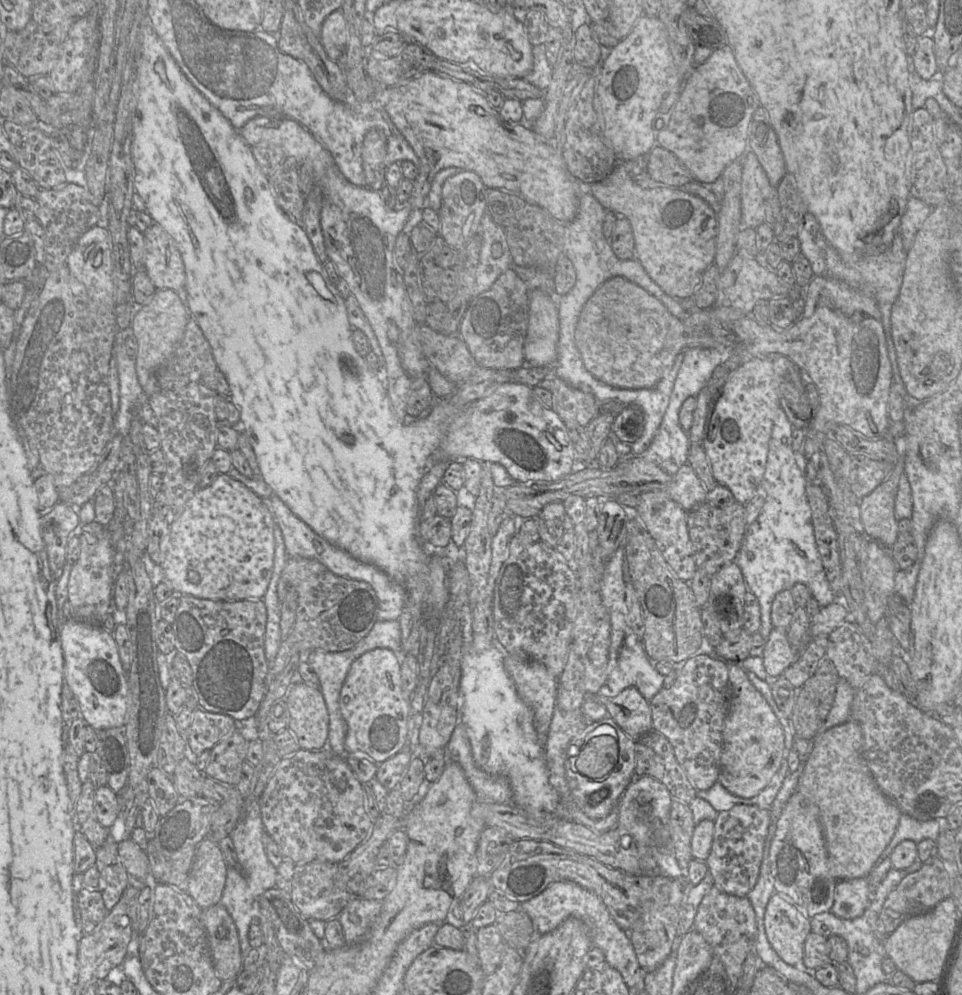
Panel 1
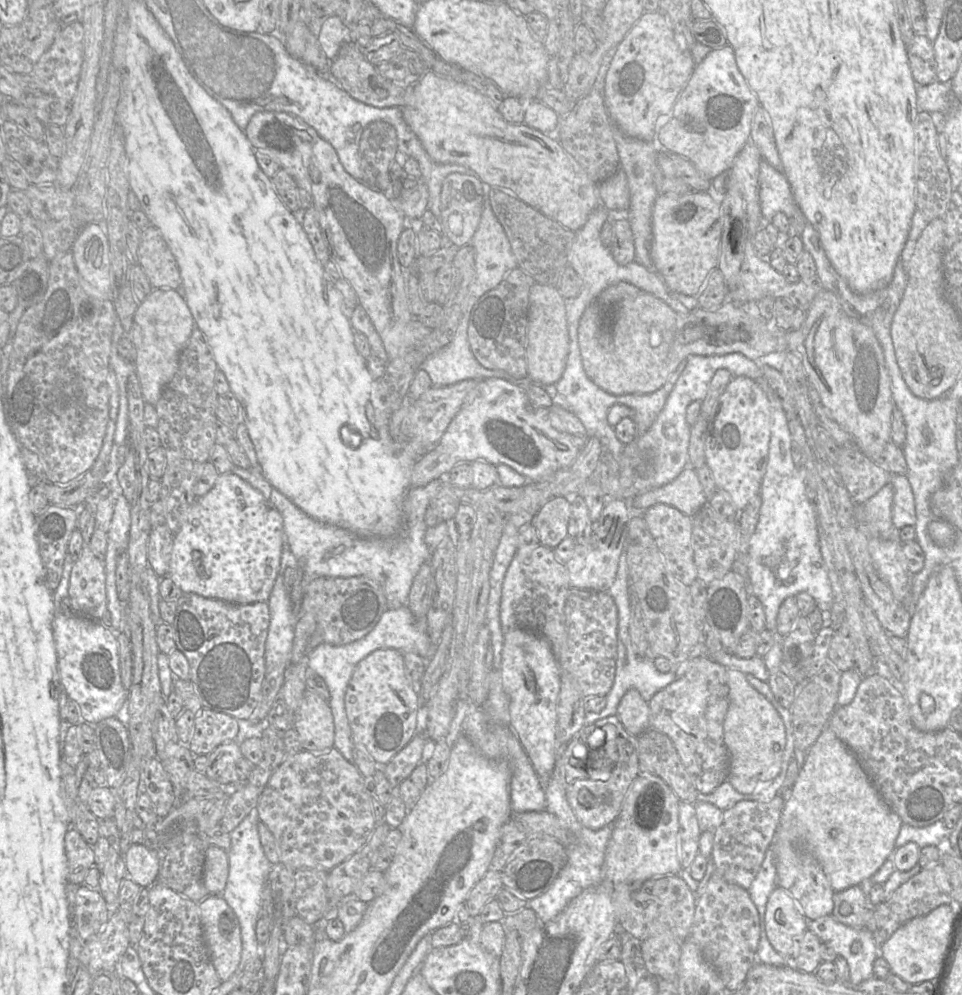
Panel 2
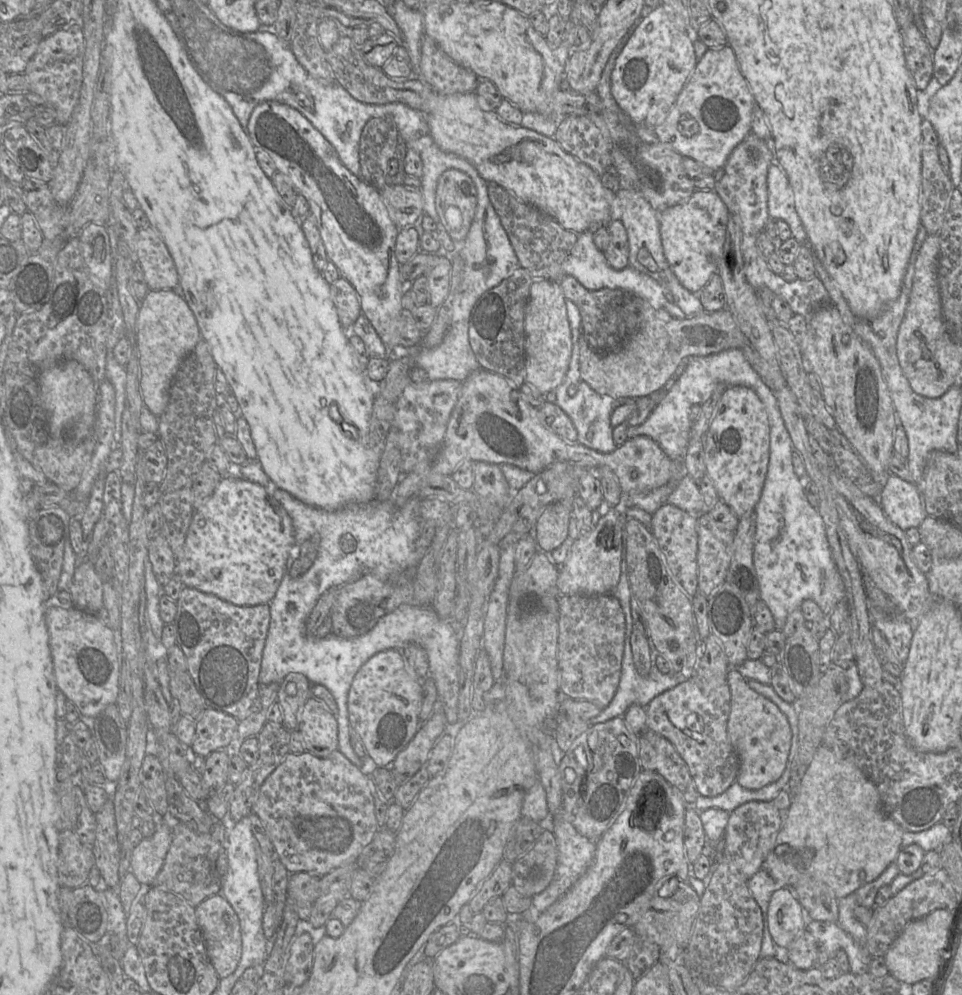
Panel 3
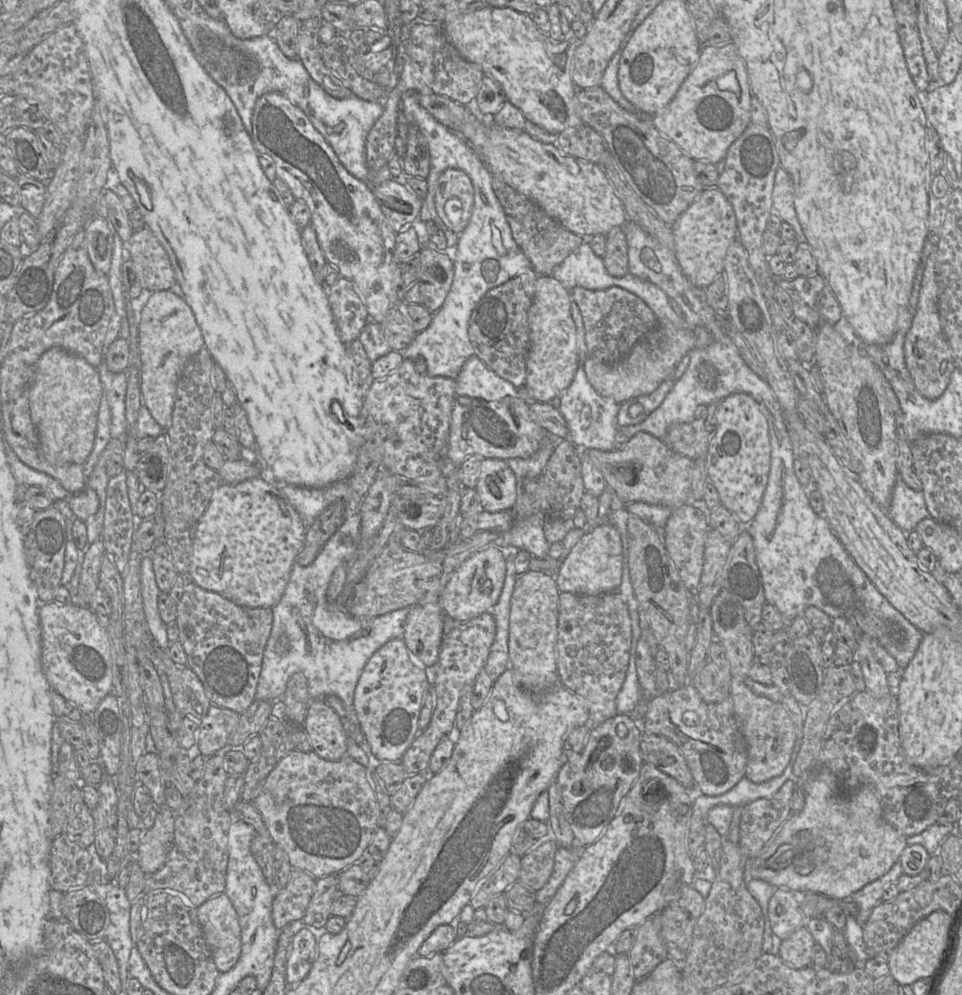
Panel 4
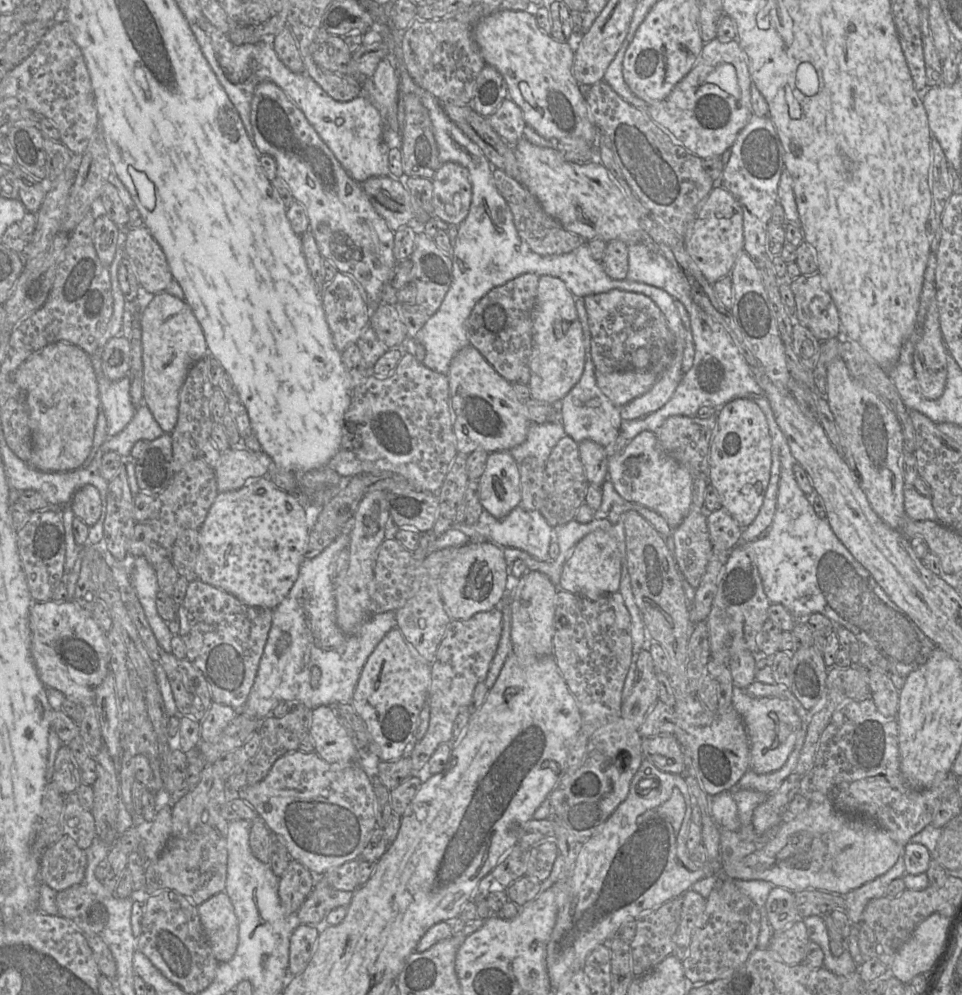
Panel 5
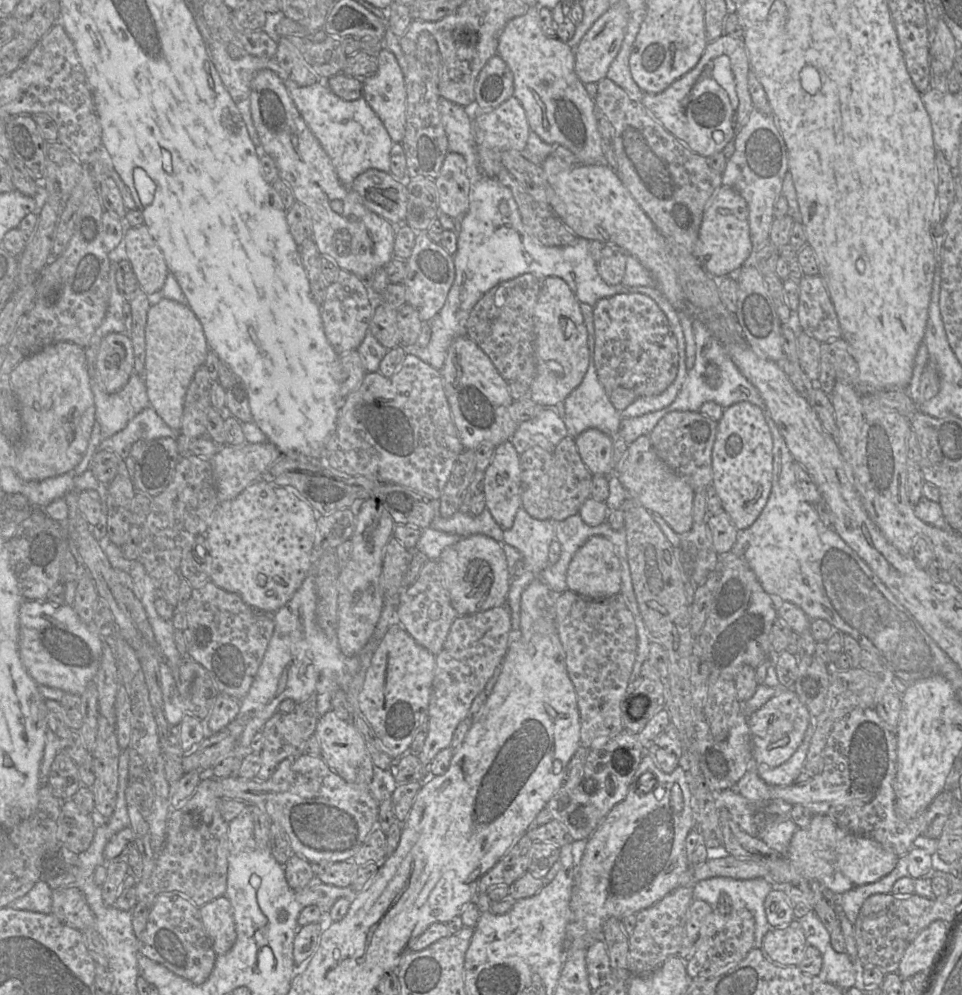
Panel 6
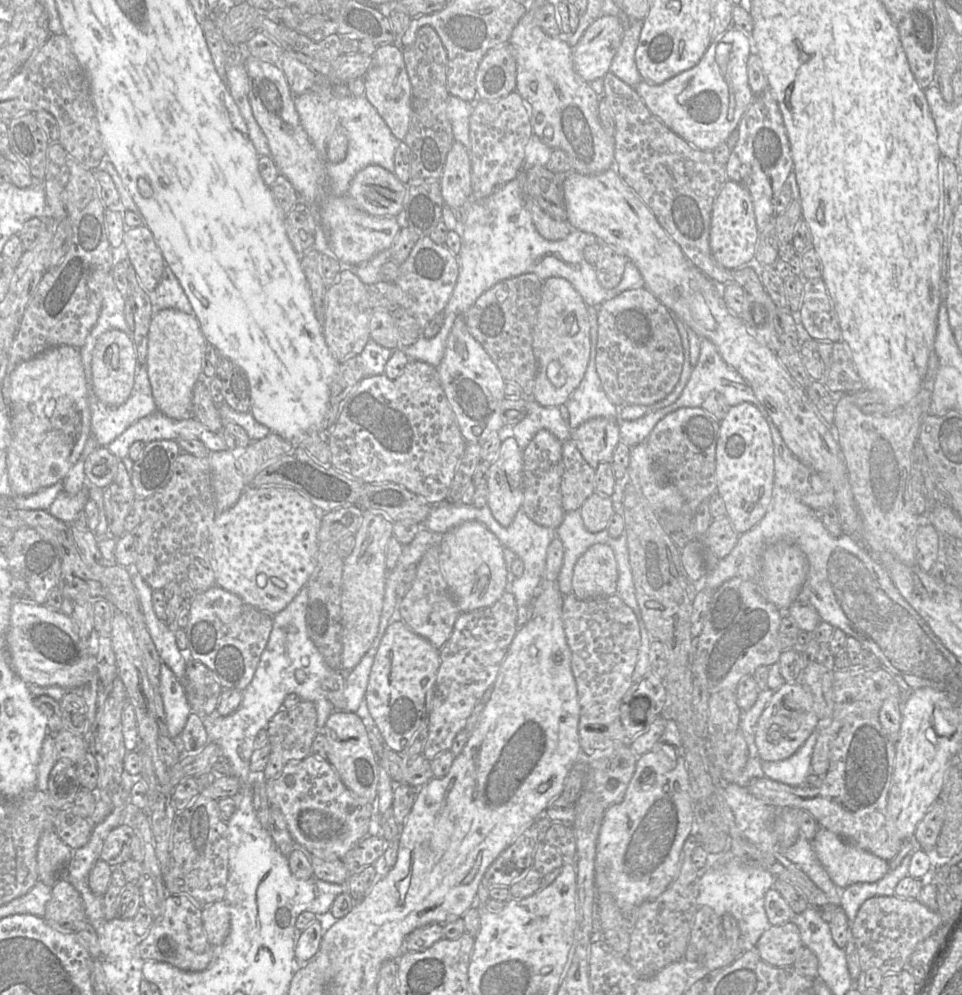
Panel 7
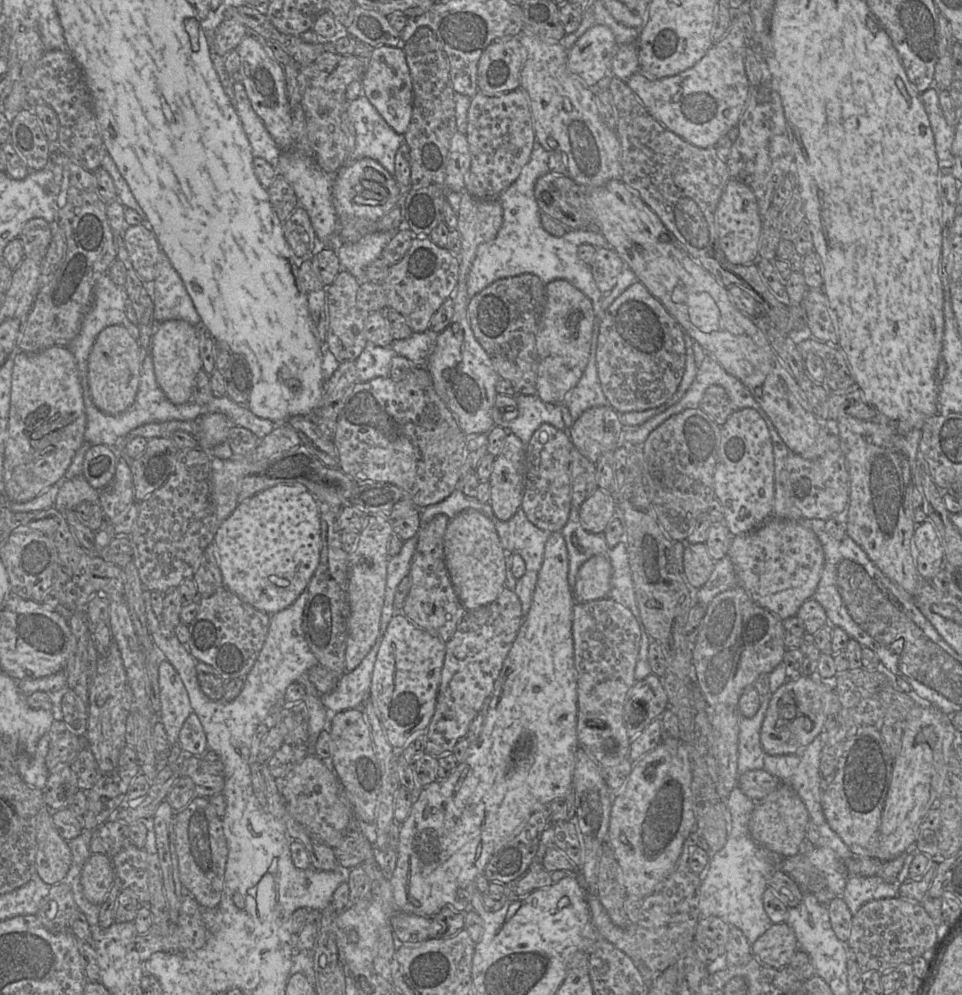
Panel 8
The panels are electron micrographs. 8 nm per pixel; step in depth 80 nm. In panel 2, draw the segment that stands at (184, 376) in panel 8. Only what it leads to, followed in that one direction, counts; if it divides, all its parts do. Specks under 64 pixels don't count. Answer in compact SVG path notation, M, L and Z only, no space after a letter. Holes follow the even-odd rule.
M153 289L146 299L139 303L129 337L136 349L134 369L146 403L155 406L161 399L165 388L177 372L180 354L186 346L194 327L195 322L191 311L184 297L175 289Z

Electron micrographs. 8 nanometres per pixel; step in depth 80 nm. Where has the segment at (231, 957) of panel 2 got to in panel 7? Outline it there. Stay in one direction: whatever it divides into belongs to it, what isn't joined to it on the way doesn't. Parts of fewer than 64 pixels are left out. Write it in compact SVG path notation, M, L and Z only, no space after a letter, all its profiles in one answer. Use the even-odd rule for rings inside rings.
M224 900L202 908L202 923L211 946L221 945L230 931L230 914Z

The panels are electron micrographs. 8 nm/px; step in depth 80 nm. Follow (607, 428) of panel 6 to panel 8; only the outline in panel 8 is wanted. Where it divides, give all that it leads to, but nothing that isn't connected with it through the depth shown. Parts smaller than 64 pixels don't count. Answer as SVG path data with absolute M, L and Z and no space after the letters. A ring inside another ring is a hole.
M591 348L591 350L588 364L580 380L564 402L574 421L589 408L610 406L598 378L596 348Z

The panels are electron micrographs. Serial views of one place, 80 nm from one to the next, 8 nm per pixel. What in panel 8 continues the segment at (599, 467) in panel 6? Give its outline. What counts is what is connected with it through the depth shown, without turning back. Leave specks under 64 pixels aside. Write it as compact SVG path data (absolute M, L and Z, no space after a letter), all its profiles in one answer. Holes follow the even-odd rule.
M610 406L585 410L568 429L574 447L588 460L596 463L599 457L622 442L624 427L620 414Z

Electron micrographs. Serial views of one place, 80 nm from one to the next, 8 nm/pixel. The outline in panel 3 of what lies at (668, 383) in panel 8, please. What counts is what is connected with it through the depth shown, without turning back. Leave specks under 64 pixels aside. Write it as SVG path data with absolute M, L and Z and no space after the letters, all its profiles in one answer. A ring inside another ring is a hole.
M563 275L560 286L566 300L574 302L582 318L582 334L591 348L600 353L608 353L620 348L626 338L639 324L639 302L641 298L622 289L586 289L575 277Z

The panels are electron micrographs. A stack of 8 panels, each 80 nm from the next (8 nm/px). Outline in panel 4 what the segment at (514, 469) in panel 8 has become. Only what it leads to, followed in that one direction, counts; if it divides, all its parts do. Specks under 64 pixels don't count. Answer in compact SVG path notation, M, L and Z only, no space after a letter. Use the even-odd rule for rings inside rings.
M484 458L475 490L484 511L512 510L518 496L518 480L505 460Z

